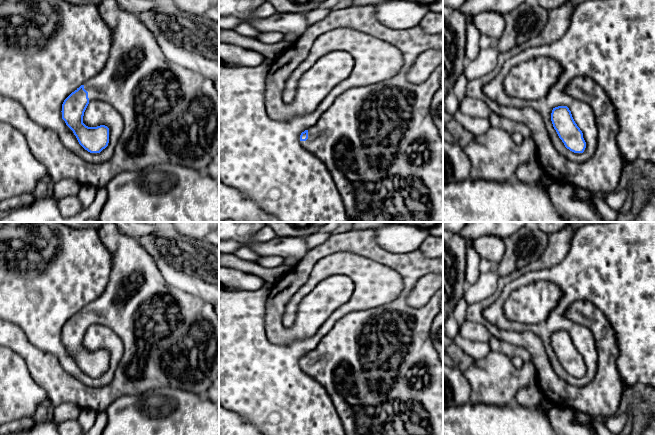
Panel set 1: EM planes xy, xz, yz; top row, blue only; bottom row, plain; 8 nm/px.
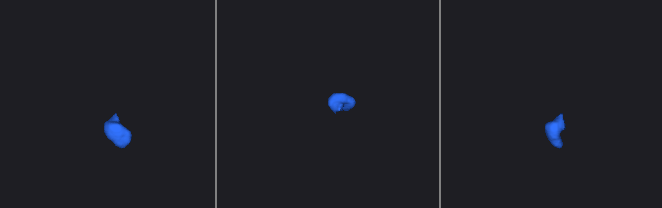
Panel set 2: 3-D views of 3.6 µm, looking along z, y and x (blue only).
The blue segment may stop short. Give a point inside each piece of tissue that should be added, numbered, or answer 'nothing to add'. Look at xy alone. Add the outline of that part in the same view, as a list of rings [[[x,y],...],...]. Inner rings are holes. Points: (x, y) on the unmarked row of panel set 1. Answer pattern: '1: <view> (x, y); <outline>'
1: xy (154, 320); [[[106,222],[98,229],[98,235],[112,256],[110,278],[104,293],[84,307],[89,325],[99,324],[113,330],[122,340],[124,352],[113,380],[106,386],[89,387],[73,377],[61,365],[59,359],[46,350],[32,345],[25,333],[15,324],[0,318],[0,345],[24,358],[32,379],[47,393],[47,404],[58,406],[73,403],[81,409],[104,412],[108,406],[125,395],[142,394],[150,389],[184,388],[200,396],[206,396],[210,386],[219,379],[219,318],[207,301],[169,285],[153,258],[138,239],[122,233],[114,222]]]

